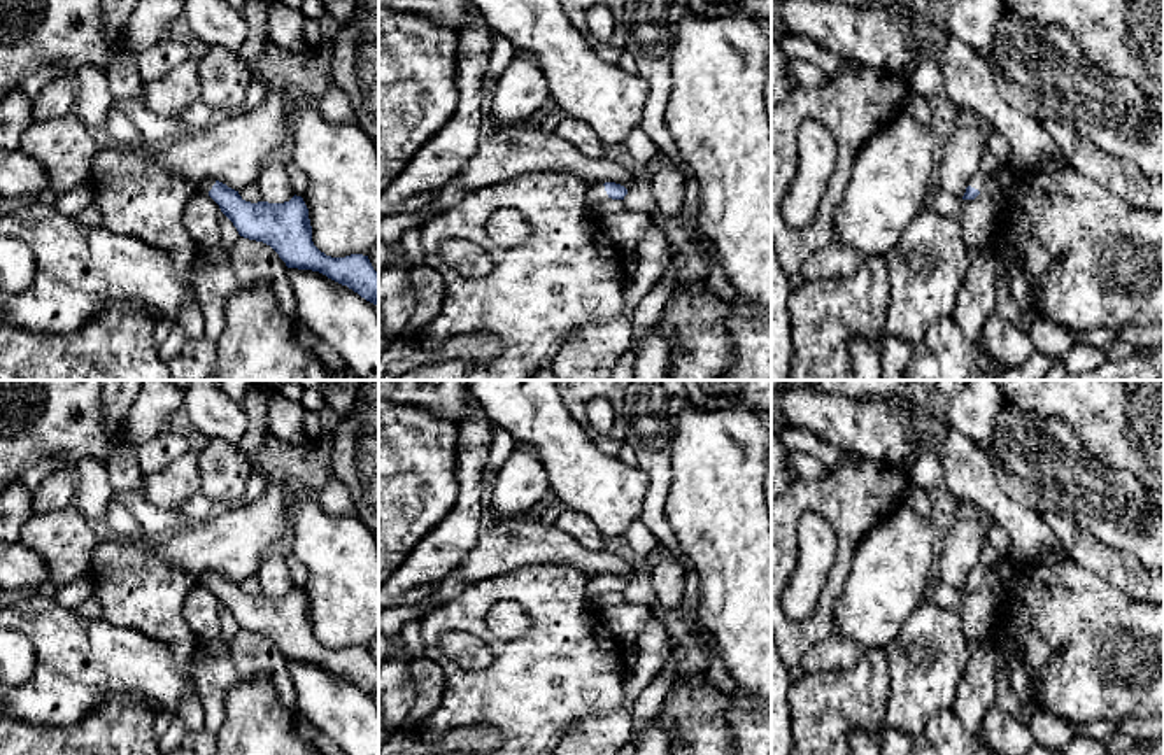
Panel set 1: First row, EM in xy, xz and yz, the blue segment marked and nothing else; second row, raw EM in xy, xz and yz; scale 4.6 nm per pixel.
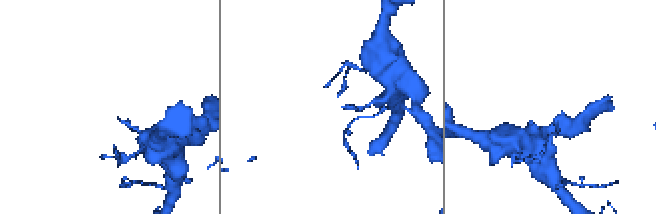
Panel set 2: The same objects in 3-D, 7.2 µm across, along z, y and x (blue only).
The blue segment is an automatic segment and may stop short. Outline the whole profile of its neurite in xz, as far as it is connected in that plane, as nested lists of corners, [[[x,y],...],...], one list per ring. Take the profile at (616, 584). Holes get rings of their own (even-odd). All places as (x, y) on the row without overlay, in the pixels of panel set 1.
[[[615,575],[591,578],[586,587],[586,599],[591,608],[598,608],[598,599],[607,592],[624,592],[628,582]]]

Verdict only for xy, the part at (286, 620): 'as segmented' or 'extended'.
extended

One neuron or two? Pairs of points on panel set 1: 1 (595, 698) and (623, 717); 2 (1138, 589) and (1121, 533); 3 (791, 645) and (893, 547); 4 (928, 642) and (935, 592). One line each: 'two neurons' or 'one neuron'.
1: two neurons
2: two neurons
3: two neurons
4: two neurons

